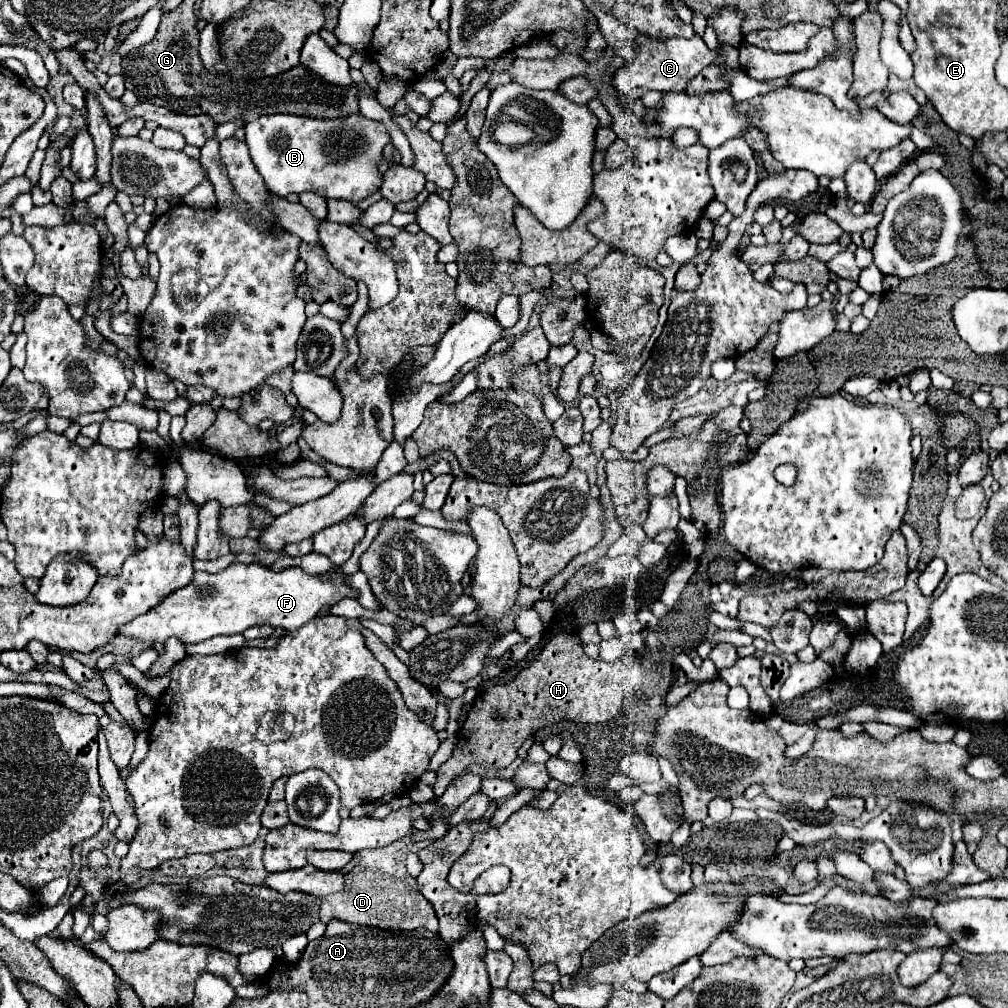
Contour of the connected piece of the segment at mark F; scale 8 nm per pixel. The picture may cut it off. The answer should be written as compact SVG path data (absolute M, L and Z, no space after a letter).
M231 564L219 574L195 574L191 584L175 590L157 608L149 610L145 616L137 616L119 632L147 642L159 640L161 644L171 636L195 644L213 636L243 634L247 628L263 624L289 632L343 598L359 598L359 592L345 582L345 574L341 572L319 578L305 574L301 568L273 572L261 564Z

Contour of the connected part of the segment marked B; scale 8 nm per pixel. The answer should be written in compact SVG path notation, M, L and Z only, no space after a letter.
M289 114L259 116L245 124L247 146L255 168L269 192L287 196L289 192L315 192L323 198L359 202L379 190L383 176L377 172L381 152L391 142L383 124L353 114L347 120L317 120Z

